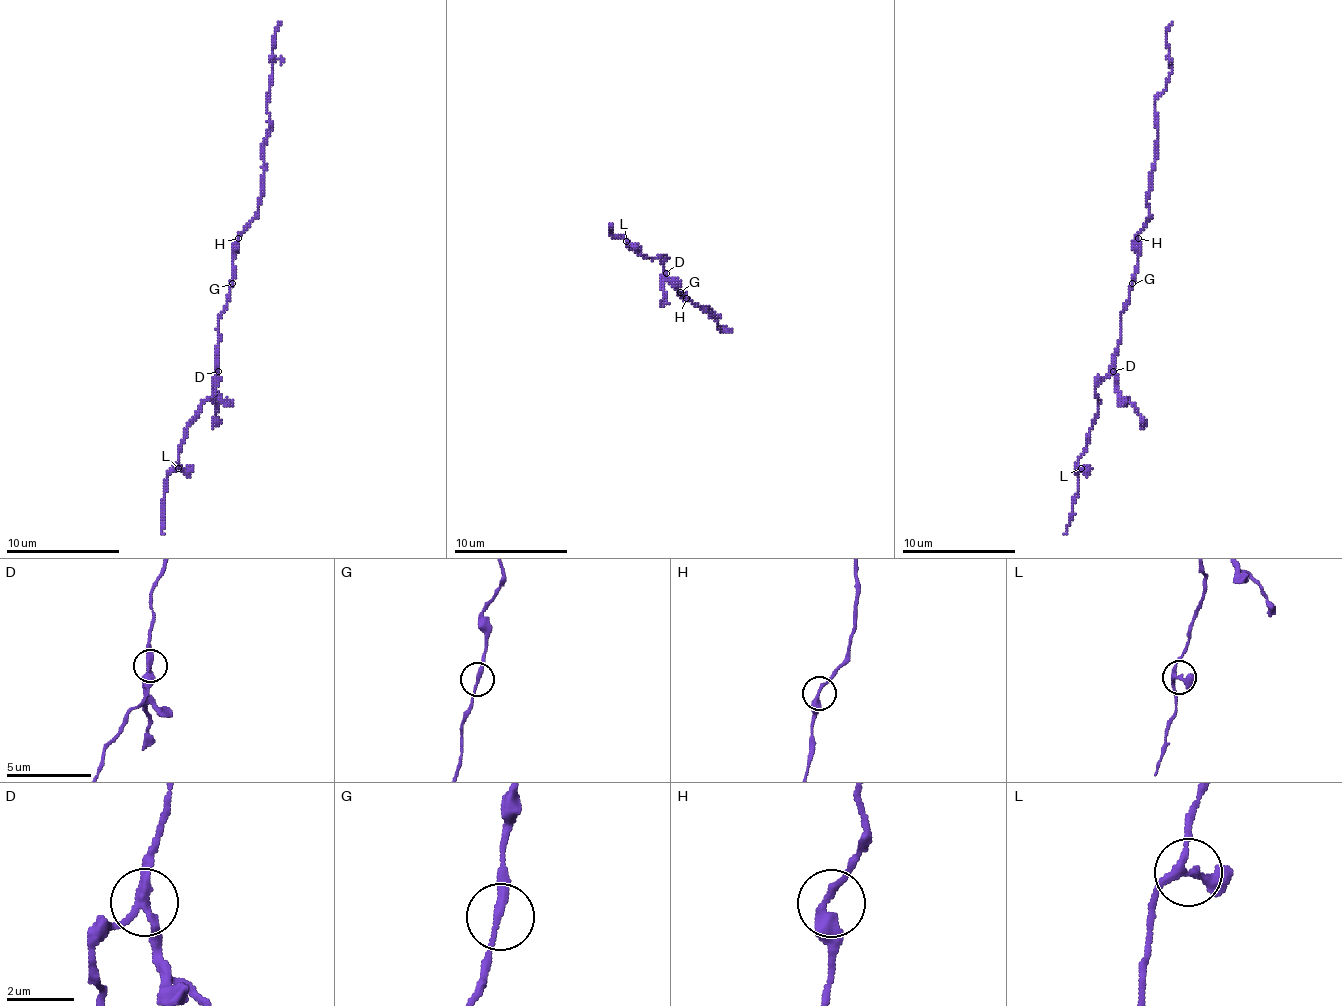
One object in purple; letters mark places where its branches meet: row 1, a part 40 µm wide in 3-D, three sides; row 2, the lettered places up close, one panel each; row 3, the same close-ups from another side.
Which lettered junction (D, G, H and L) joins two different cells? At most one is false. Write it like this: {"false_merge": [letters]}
{"false_merge": ["D"]}

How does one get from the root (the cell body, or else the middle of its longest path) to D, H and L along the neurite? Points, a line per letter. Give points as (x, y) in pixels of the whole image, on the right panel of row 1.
D: (1132, 283), (1126, 309), (1121, 315), (1121, 343), (1112, 372)
H: (1132, 283), (1138, 264), (1138, 238)
L: (1132, 283), (1121, 315), (1115, 366), (1095, 386), (1098, 417), (1078, 460), (1081, 468)

